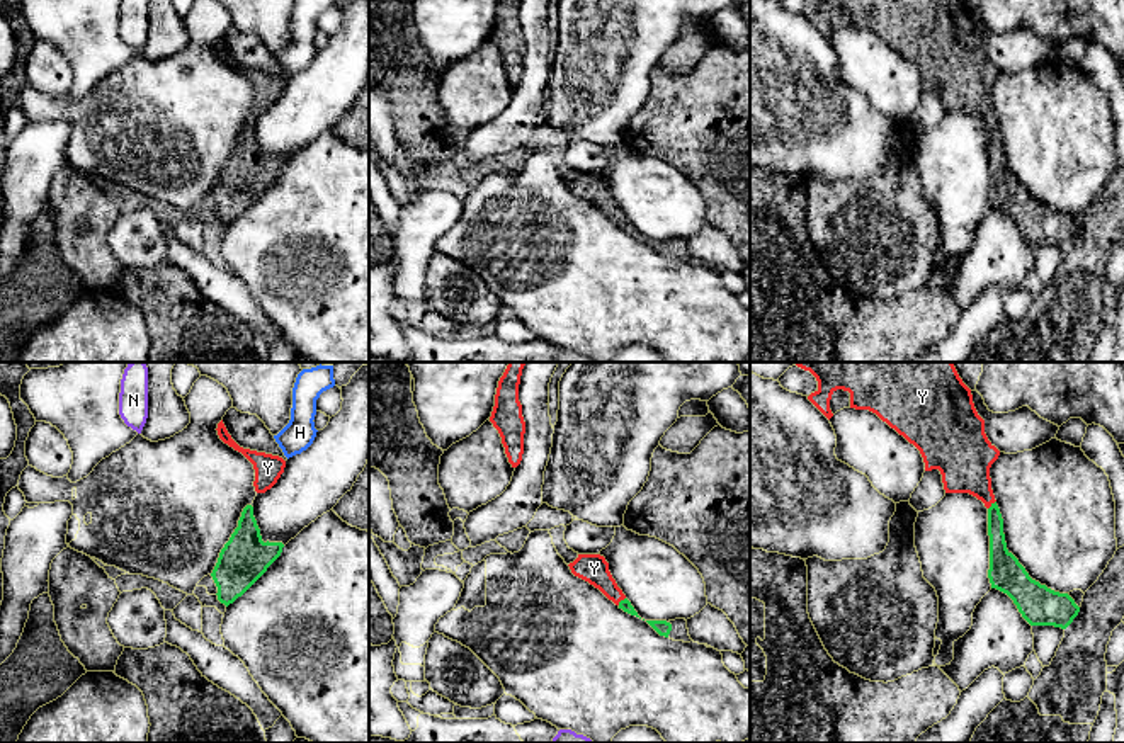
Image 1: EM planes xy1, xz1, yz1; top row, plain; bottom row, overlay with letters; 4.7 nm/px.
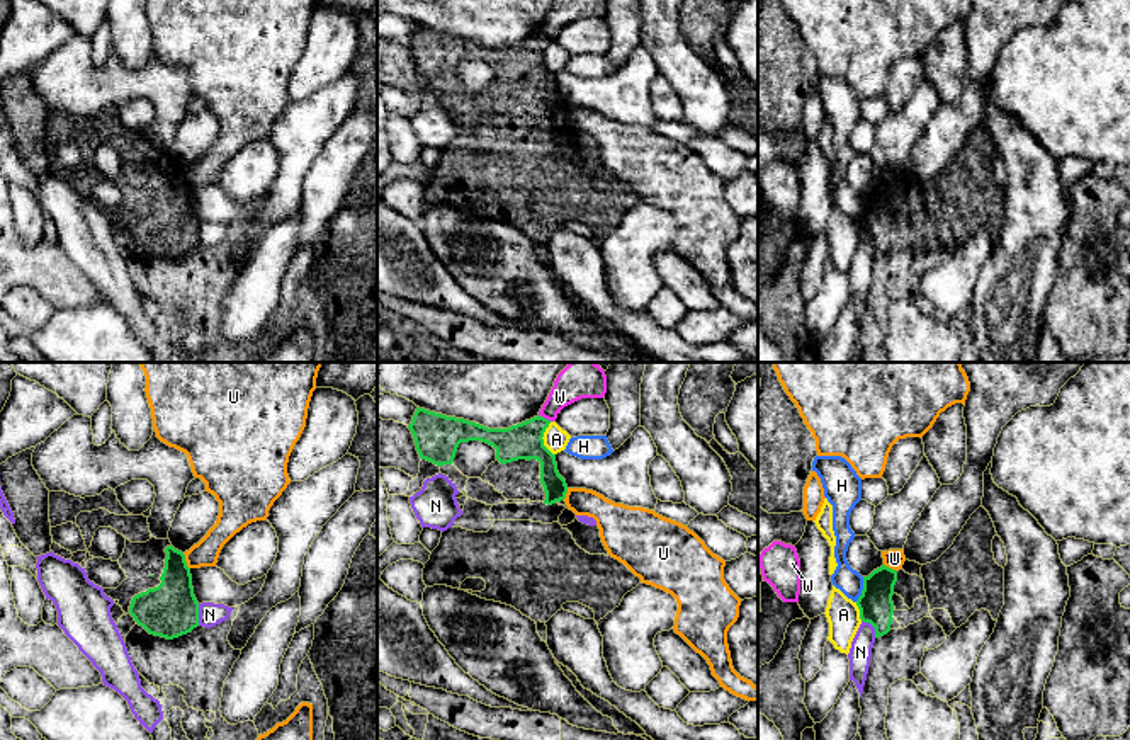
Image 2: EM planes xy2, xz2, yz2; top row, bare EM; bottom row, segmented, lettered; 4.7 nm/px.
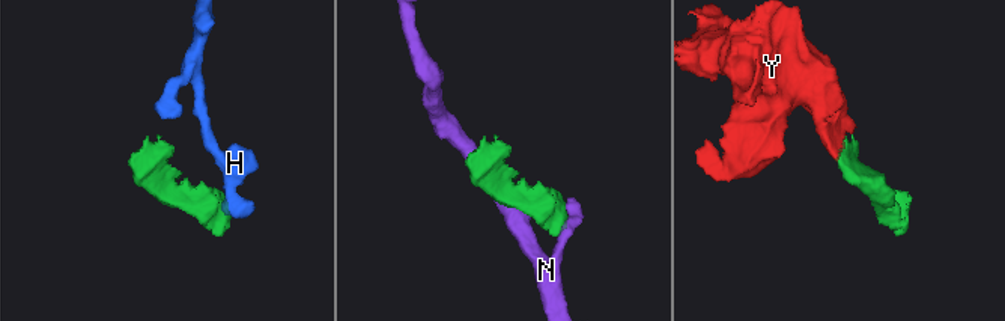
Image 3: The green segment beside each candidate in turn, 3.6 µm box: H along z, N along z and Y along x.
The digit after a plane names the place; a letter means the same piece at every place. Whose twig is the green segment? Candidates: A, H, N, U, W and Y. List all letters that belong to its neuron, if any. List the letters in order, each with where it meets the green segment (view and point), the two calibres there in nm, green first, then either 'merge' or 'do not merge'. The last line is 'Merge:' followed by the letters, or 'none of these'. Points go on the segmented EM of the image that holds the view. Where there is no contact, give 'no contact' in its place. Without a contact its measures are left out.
A: contact xz2 (542, 439); calibres 180 and 120 nm; do not merge
H: contact yz2 (864, 589); calibres 160 and 120 nm; do not merge
N: contact yz2 (872, 625); calibres 160 and 110 nm; do not merge
U: contact xy2 (186, 562); calibres 260 and 120 nm; do not merge
W: contact xz2 (546, 419); calibres 180 and 180 nm; do not merge
Y: contact yz1 (992, 505); calibres 100 and 240 nm; merge
Merge: Y

